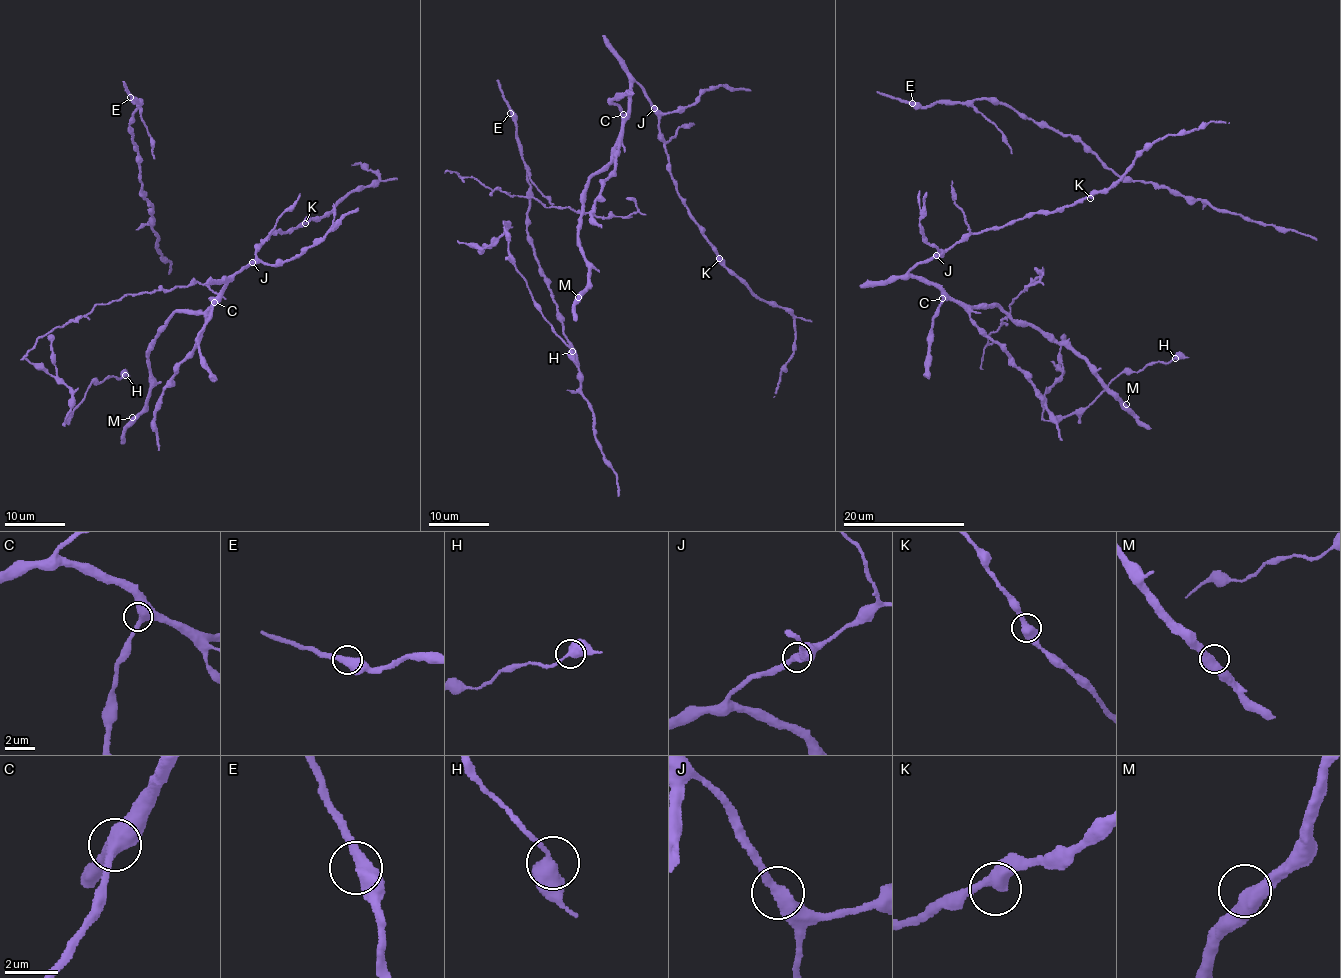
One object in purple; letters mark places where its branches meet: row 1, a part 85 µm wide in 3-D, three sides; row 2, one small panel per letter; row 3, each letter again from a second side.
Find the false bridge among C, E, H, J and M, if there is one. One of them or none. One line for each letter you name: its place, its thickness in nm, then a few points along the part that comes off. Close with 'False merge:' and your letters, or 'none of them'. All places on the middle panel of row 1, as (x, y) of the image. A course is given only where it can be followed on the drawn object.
False merge: none of them

